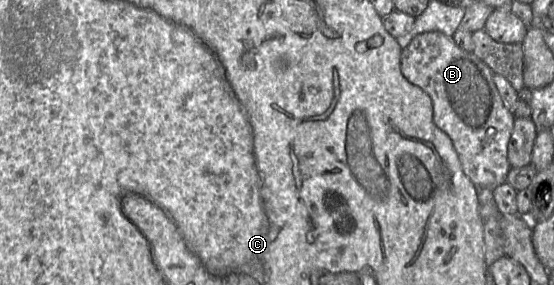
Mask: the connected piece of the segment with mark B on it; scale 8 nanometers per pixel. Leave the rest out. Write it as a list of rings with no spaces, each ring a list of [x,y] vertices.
[[[439,31],[418,34],[401,51],[401,71],[412,84],[420,87],[431,98],[433,121],[452,140],[465,174],[478,189],[493,191],[507,182],[511,169],[508,161],[508,144],[513,132],[515,116],[506,107],[494,83],[492,70],[473,52],[461,49],[453,36]]]

